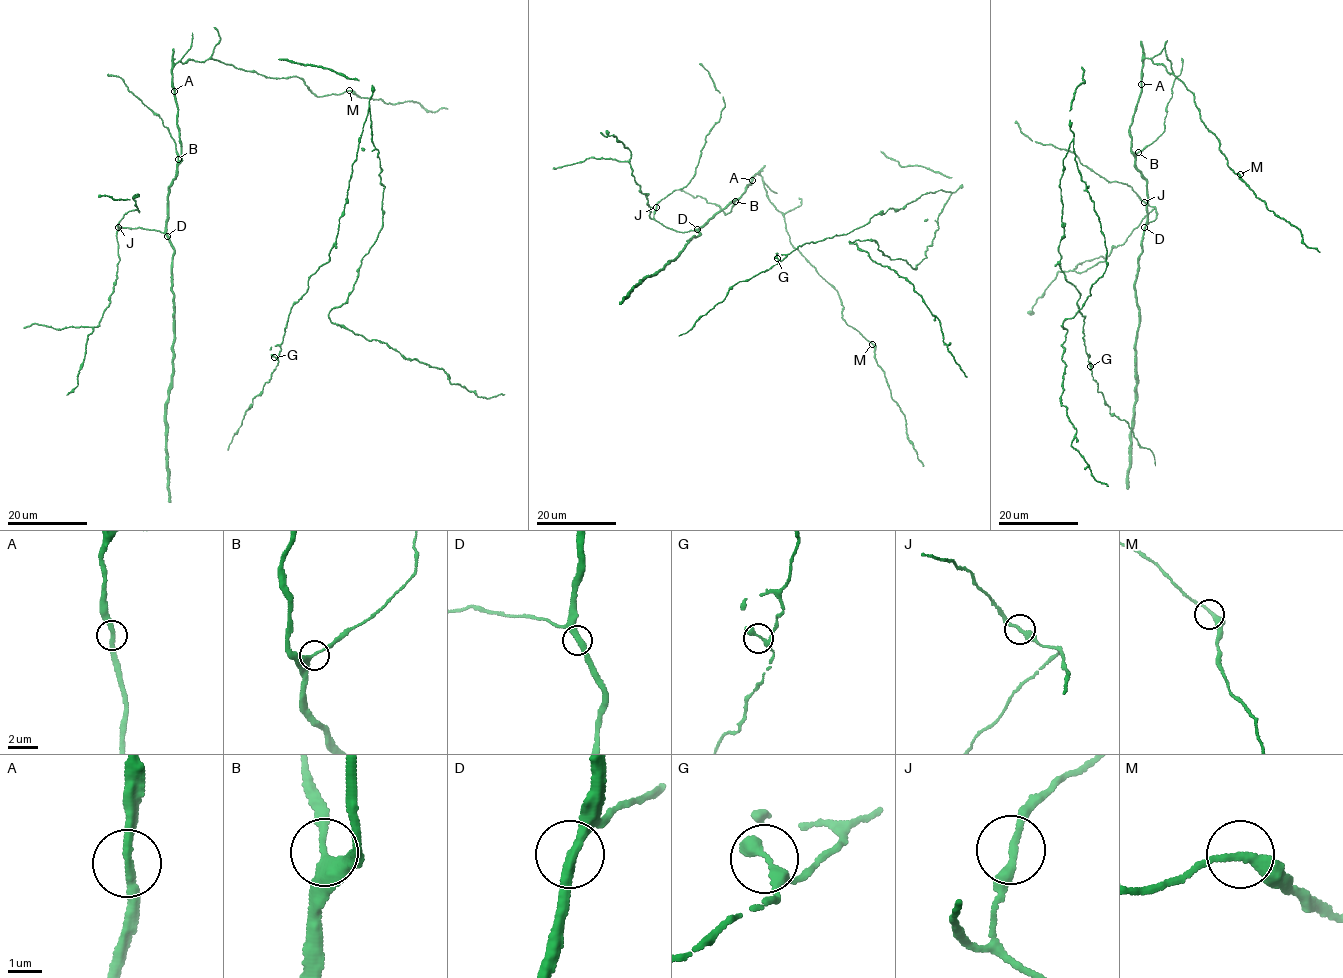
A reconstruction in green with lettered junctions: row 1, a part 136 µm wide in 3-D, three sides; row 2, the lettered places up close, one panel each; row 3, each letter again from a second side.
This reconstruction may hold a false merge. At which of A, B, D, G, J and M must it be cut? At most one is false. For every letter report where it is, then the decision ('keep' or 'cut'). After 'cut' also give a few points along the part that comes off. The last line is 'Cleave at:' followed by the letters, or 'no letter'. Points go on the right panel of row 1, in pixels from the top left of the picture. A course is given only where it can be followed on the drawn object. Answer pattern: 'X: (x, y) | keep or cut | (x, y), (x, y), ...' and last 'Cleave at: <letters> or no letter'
A: (1141, 84) | keep
B: (1138, 152) | keep
D: (1144, 227) | keep
G: (1090, 366) | keep
J: (1144, 202) | keep
M: (1240, 174) | keep
Cleave at: no letter

